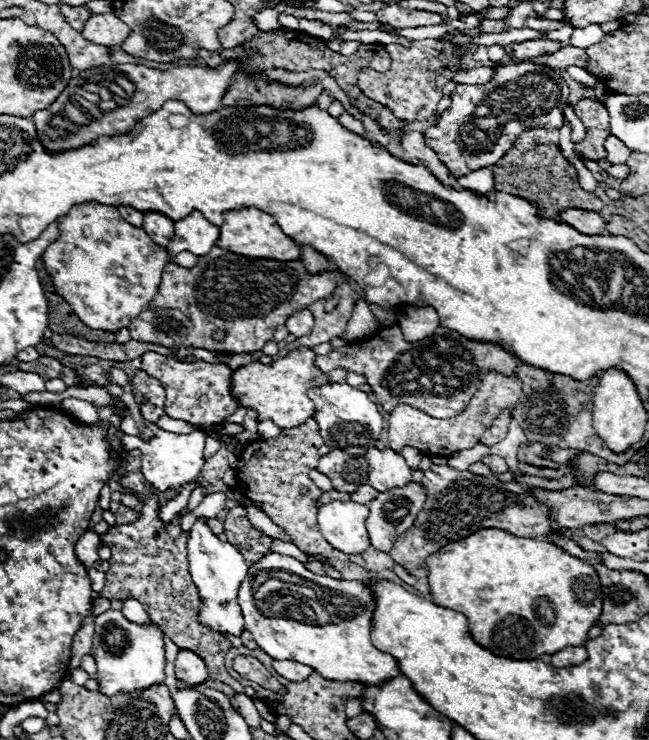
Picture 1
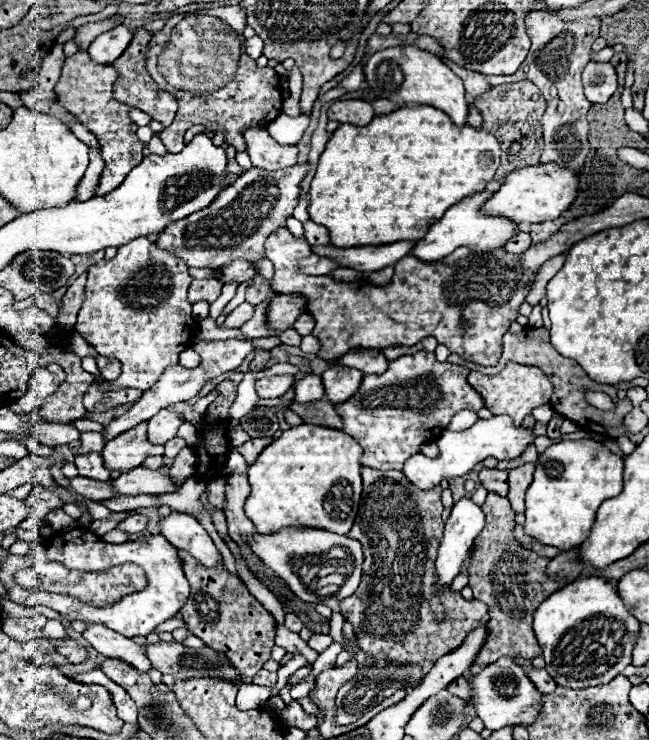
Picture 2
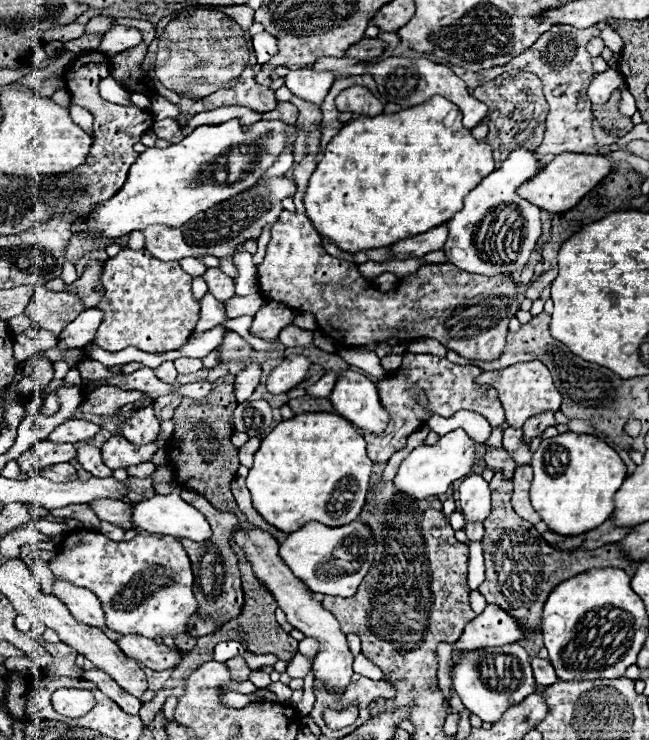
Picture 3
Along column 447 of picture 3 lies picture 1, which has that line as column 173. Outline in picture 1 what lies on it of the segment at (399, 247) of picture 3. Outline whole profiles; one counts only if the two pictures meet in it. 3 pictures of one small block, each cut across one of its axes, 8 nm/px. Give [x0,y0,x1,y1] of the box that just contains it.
[142,212,174,246]

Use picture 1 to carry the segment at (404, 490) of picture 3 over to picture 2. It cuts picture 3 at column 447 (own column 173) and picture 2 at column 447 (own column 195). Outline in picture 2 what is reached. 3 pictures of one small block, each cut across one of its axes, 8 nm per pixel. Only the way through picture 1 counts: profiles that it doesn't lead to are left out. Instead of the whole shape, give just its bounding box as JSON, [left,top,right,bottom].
[402,416,534,490]

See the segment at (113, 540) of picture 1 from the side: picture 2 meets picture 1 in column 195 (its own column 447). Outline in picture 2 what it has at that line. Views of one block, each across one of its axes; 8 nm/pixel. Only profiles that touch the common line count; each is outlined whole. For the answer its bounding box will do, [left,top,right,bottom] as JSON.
[340,468,490,672]

